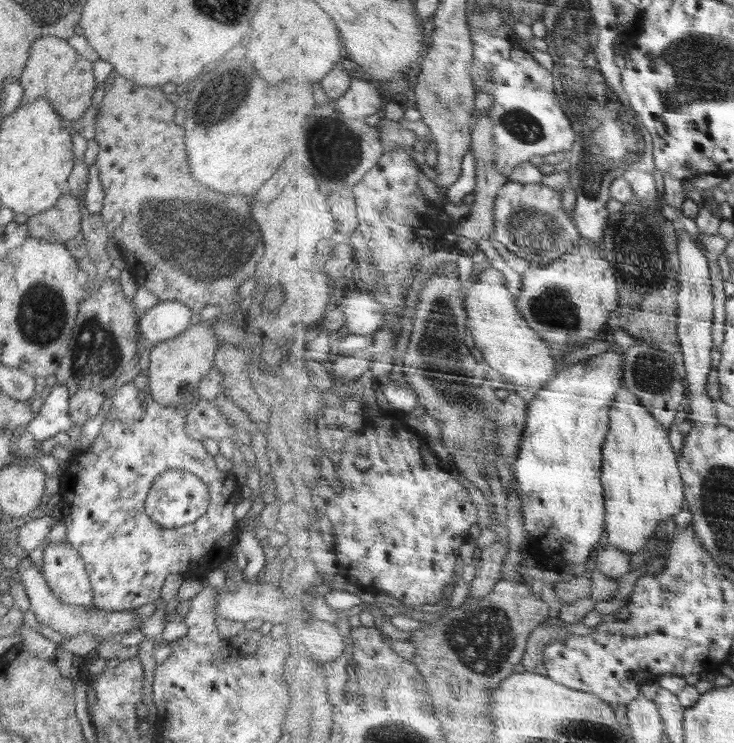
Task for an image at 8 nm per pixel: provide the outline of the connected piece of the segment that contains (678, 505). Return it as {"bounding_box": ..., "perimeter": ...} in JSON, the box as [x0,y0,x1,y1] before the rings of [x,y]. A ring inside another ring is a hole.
{"bounding_box":[603,386,687,554],"perimeter":[[[625,386],[612,410],[603,466],[607,498],[607,540],[609,546],[636,554],[656,536],[660,524],[673,521],[684,510],[687,487],[679,467],[679,455],[671,442],[671,431],[660,424],[642,400]]]}

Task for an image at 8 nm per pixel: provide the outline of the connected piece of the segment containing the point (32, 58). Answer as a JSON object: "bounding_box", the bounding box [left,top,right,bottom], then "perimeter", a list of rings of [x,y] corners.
{"bounding_box":[18,36,97,122],"perimeter":[[[44,36],[29,48],[26,66],[18,79],[24,91],[24,102],[46,99],[65,122],[73,122],[91,106],[92,94],[97,86],[93,62],[80,55],[63,39]]]}

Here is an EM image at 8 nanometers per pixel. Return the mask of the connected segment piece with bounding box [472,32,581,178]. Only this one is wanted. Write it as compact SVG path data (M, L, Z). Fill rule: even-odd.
M490 32L473 34L475 43L475 83L478 93L489 92L495 98L491 119L495 124L497 169L510 178L512 172L532 162L534 156L571 150L581 140L573 120L556 95L552 71L544 68L515 38L496 38ZM487 69L492 70L486 78Z

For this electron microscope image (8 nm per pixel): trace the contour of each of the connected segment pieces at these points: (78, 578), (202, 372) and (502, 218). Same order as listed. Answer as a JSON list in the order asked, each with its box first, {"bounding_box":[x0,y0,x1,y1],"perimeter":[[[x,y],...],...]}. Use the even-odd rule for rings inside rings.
[{"bounding_box":[42,541,93,609],"perimeter":[[[68,541],[44,547],[42,574],[54,596],[88,609],[93,604],[93,591],[85,568],[83,558]]]},{"bounding_box":[149,320,219,411],"perimeter":[[[202,320],[190,325],[183,333],[174,338],[156,343],[150,352],[149,394],[155,405],[162,408],[184,408],[189,411],[201,400],[198,386],[214,369],[214,357],[219,342],[214,334],[212,323]]]},{"bounding_box":[495,182,583,267],"perimeter":[[[509,182],[499,194],[495,217],[496,238],[512,252],[536,262],[539,267],[572,254],[583,241],[577,214],[568,210],[568,202],[564,202],[564,190],[554,190],[543,183],[524,185]]]}]

